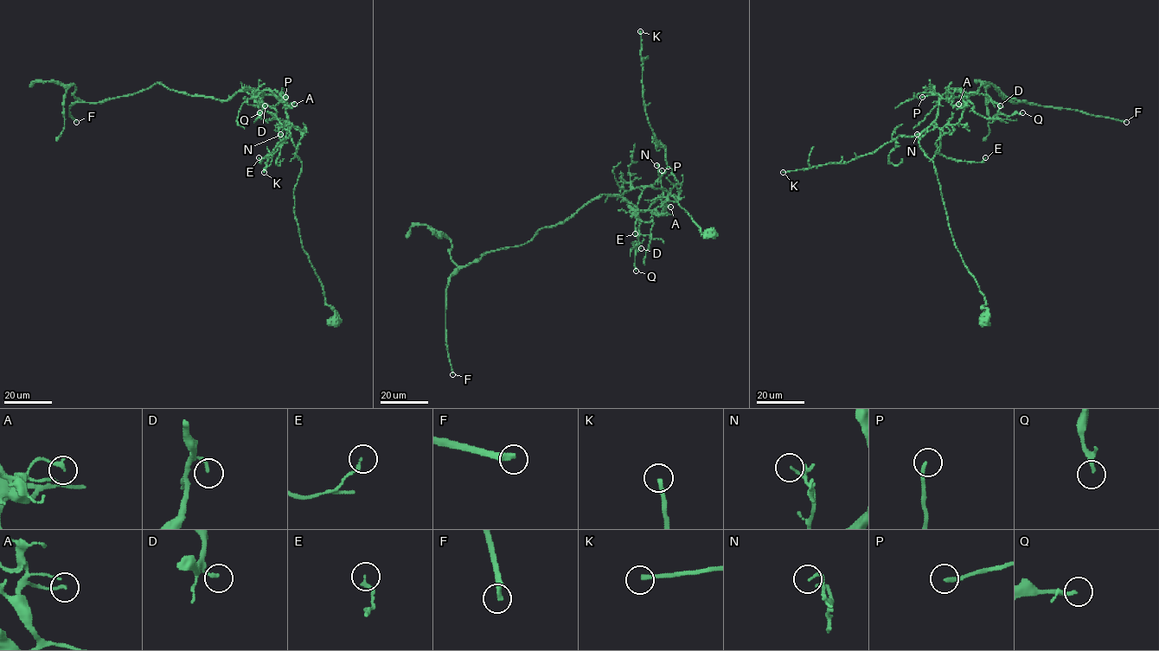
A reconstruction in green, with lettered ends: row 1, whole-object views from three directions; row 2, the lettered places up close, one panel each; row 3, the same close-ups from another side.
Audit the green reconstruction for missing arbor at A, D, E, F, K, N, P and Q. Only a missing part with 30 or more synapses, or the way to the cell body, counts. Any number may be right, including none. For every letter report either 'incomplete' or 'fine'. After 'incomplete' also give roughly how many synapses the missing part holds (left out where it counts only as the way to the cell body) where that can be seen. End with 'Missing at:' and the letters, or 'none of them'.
A: fine
D: fine
E: fine
F: incomplete; about 80 synapses
K: fine
N: fine
P: fine
Q: fine
Missing at: F

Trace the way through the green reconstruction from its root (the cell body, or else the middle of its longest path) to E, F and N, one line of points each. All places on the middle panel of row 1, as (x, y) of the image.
E: (710, 233), (670, 194), (678, 181), (669, 167), (620, 196), (662, 214), (668, 192), (643, 190), (635, 233)
F: (710, 233), (670, 194), (669, 167), (485, 252), (447, 288), (452, 374)
N: (710, 233), (701, 234), (670, 194), (678, 182), (672, 169), (669, 167), (660, 175), (656, 165)

